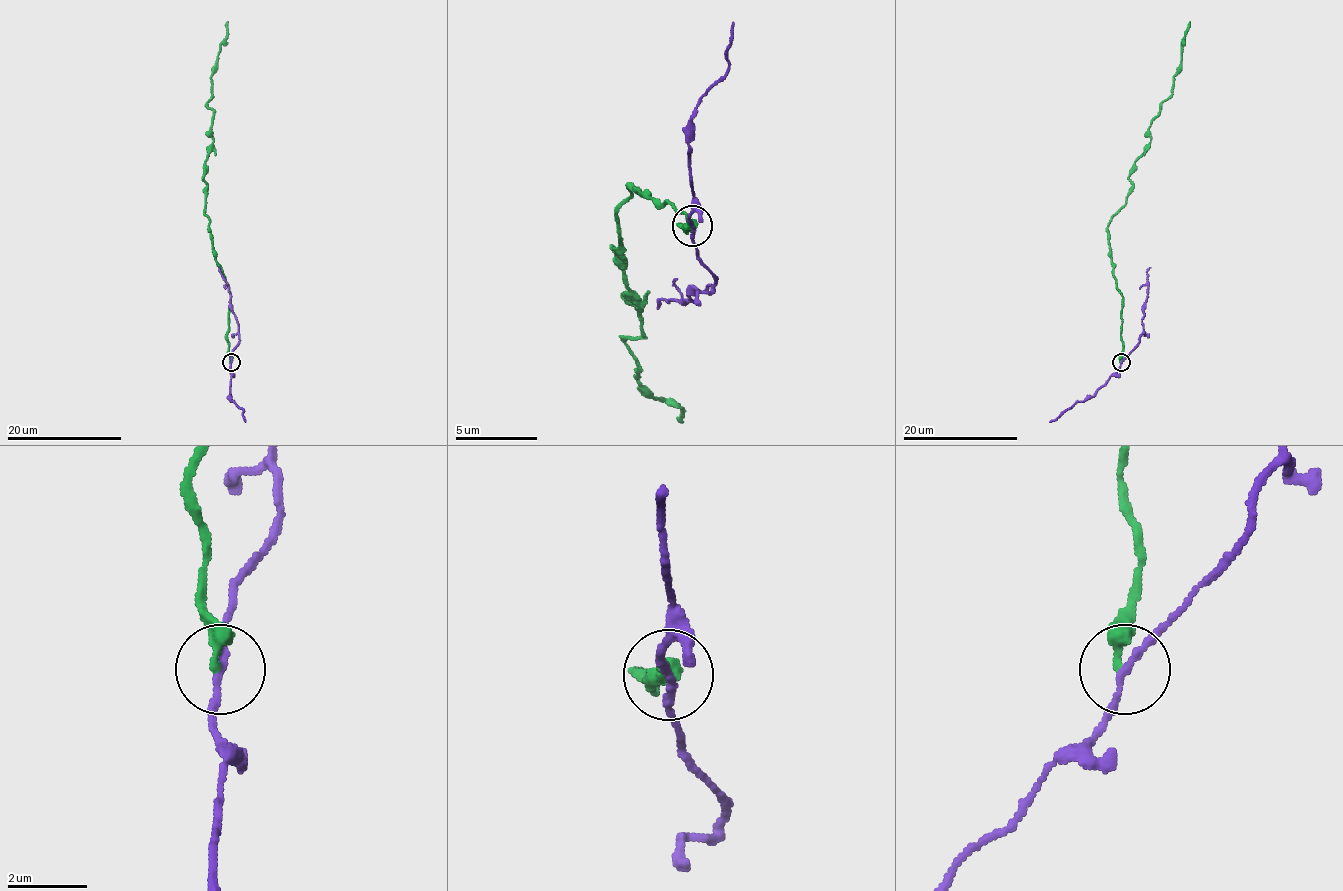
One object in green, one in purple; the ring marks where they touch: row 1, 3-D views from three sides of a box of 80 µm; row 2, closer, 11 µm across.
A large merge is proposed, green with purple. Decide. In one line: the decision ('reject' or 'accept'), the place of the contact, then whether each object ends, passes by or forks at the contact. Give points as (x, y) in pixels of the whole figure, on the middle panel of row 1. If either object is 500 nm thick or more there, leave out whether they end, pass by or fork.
reject; at (692, 226); green ends there; purple passes by

